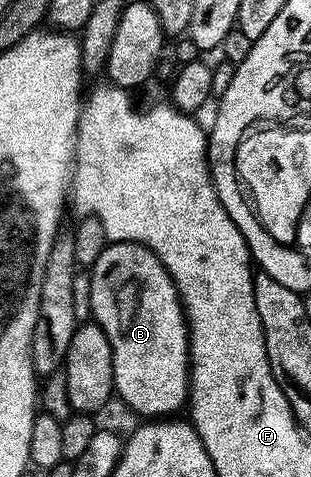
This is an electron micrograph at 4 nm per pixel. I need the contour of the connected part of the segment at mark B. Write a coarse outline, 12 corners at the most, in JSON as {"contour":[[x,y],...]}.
{"contour":[[143,244],[89,269],[114,391],[142,418],[187,407],[190,330]]}

